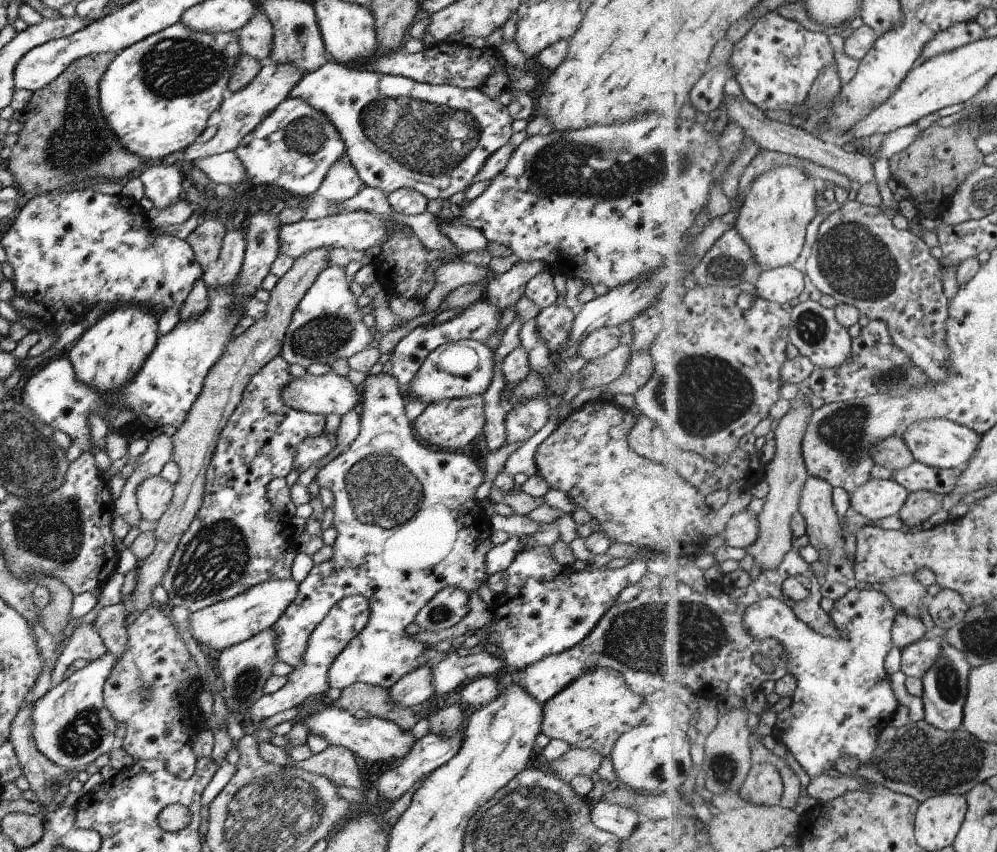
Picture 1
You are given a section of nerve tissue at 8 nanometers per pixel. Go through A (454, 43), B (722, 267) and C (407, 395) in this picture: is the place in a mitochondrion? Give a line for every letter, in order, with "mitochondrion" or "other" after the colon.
A: other
B: mitochondrion
C: other

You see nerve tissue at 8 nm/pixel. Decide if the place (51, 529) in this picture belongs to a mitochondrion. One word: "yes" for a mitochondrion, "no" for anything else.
yes

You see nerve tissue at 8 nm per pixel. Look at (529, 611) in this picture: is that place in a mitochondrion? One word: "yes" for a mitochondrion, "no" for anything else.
no

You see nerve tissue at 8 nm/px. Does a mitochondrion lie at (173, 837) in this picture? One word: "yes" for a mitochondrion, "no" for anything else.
no

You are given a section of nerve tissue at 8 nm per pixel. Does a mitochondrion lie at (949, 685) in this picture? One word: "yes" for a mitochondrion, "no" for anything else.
yes

